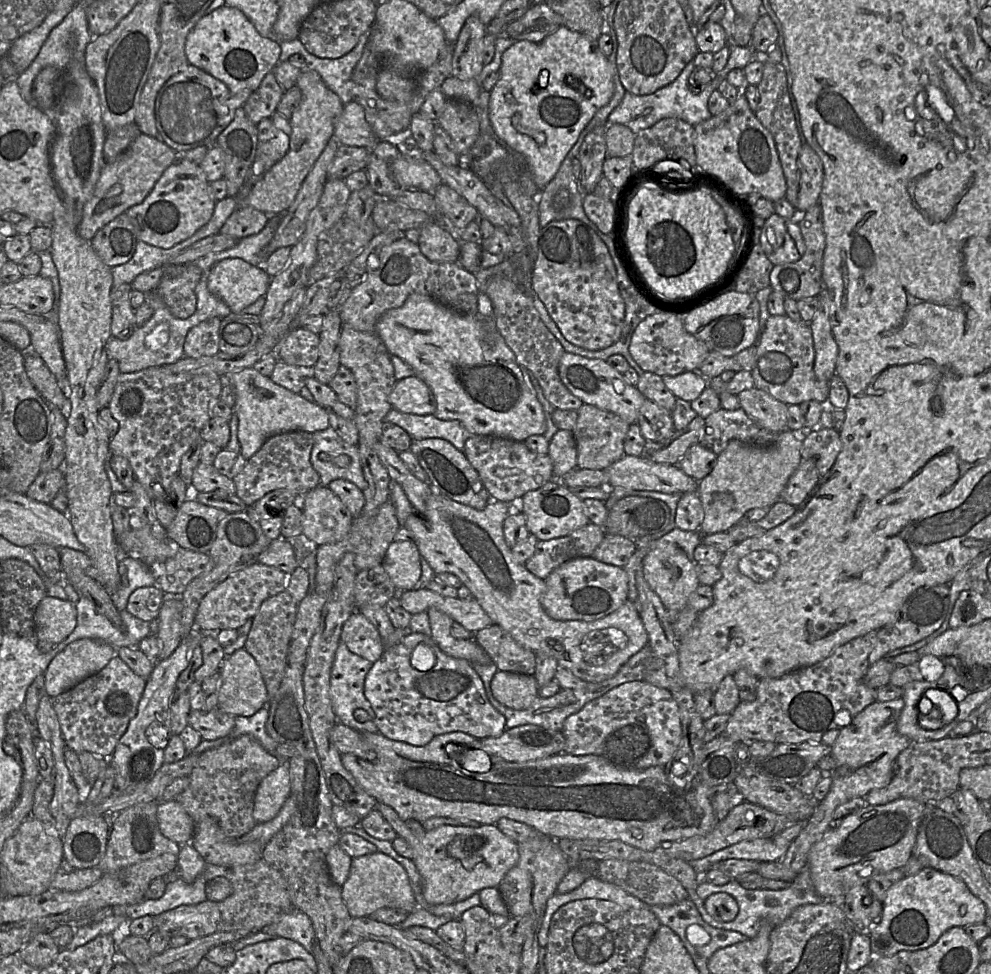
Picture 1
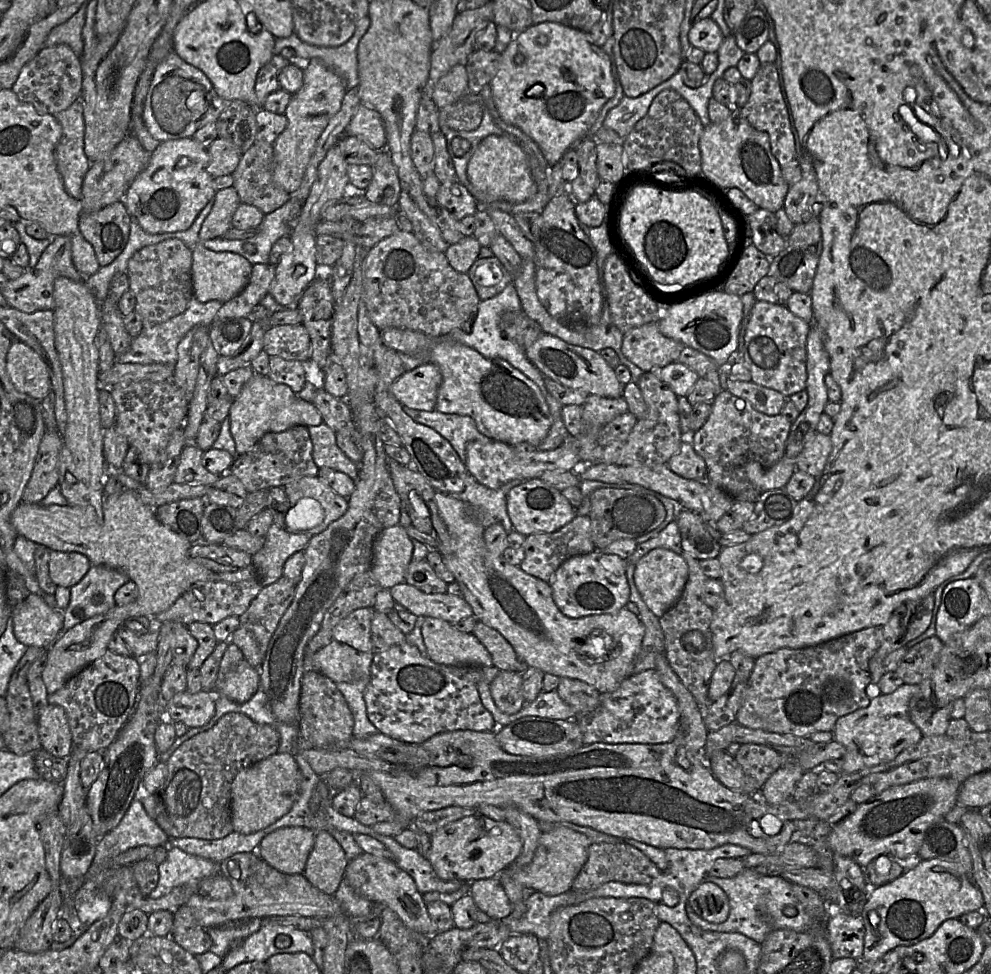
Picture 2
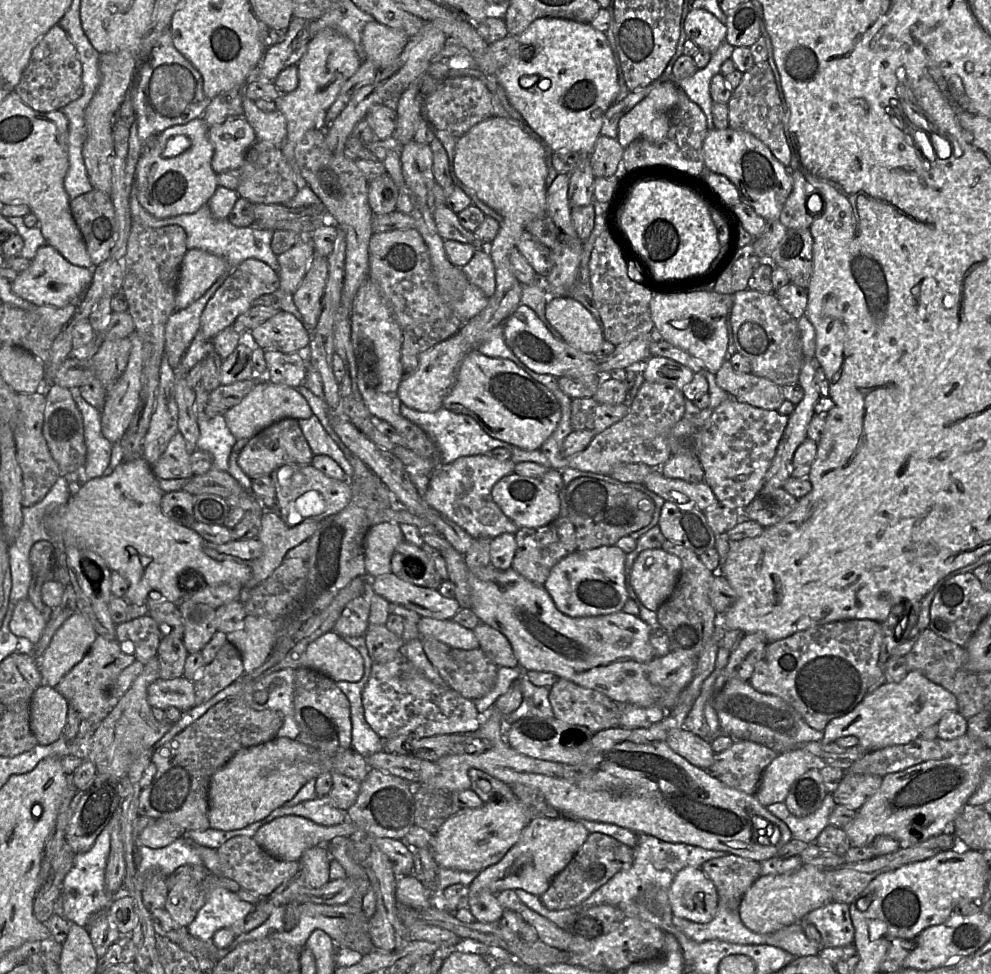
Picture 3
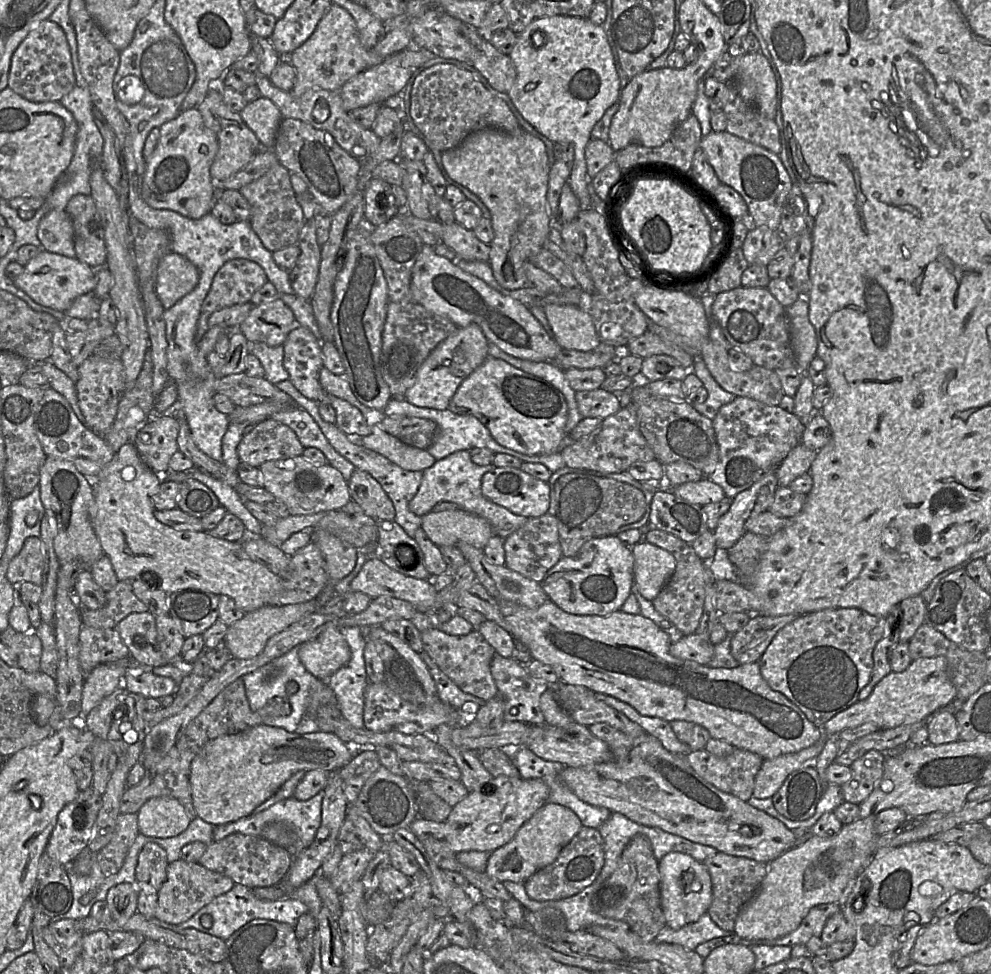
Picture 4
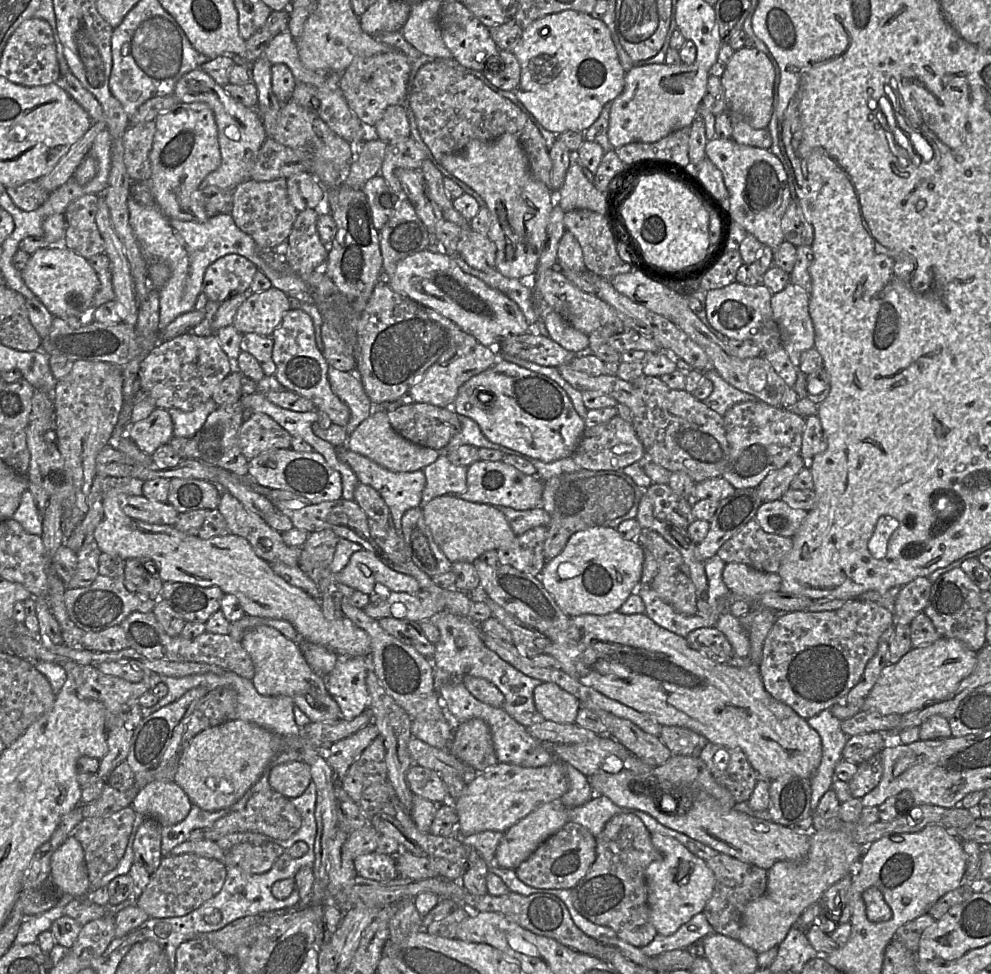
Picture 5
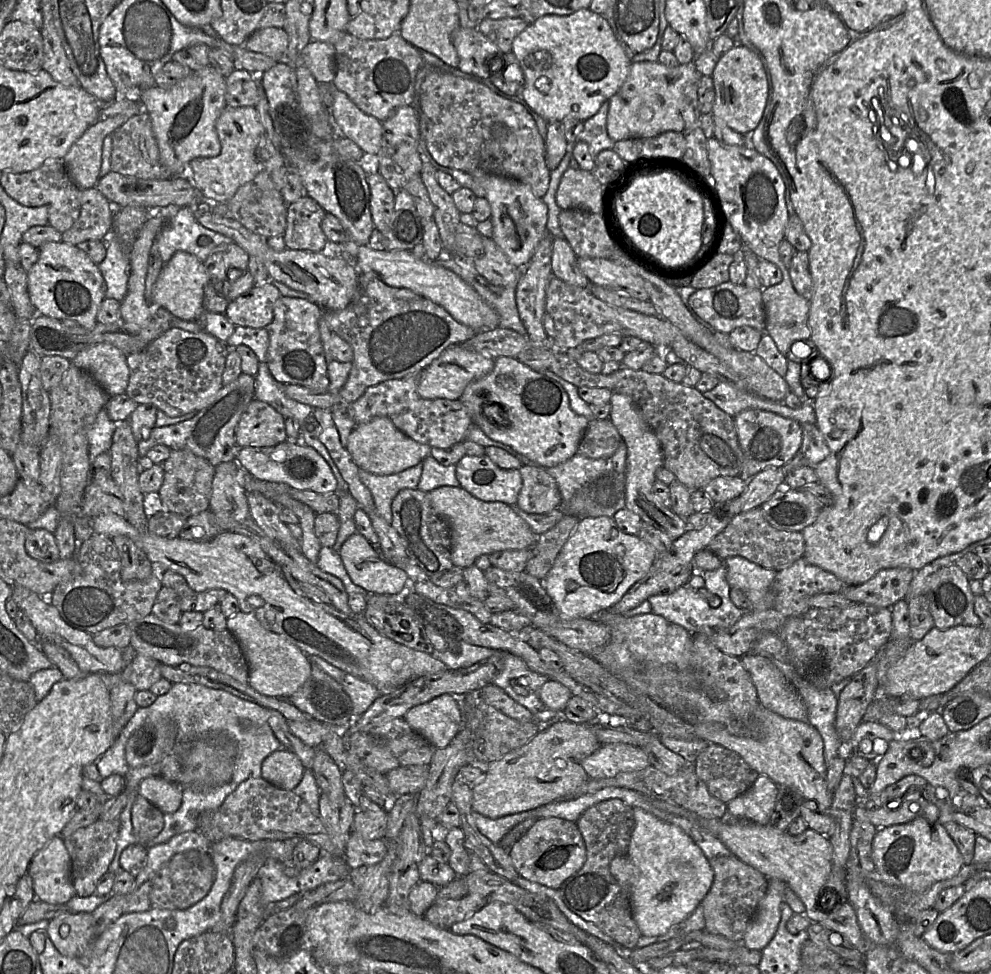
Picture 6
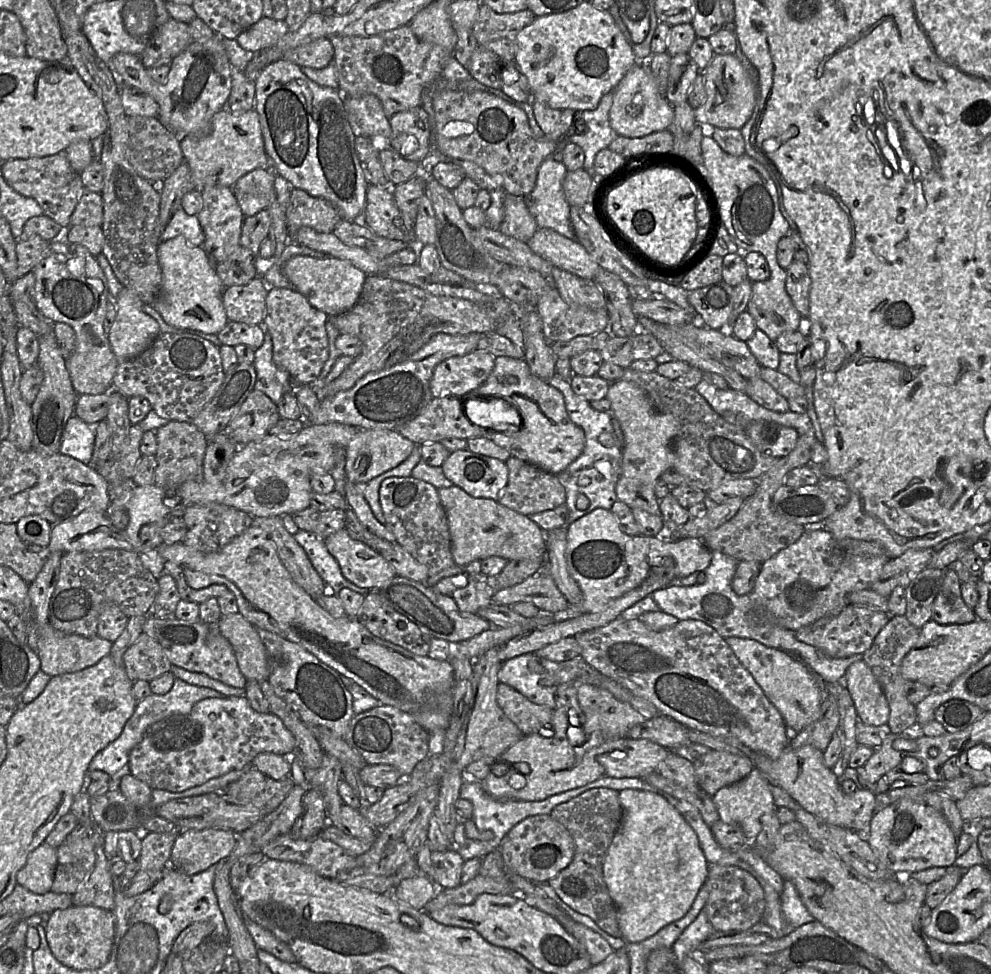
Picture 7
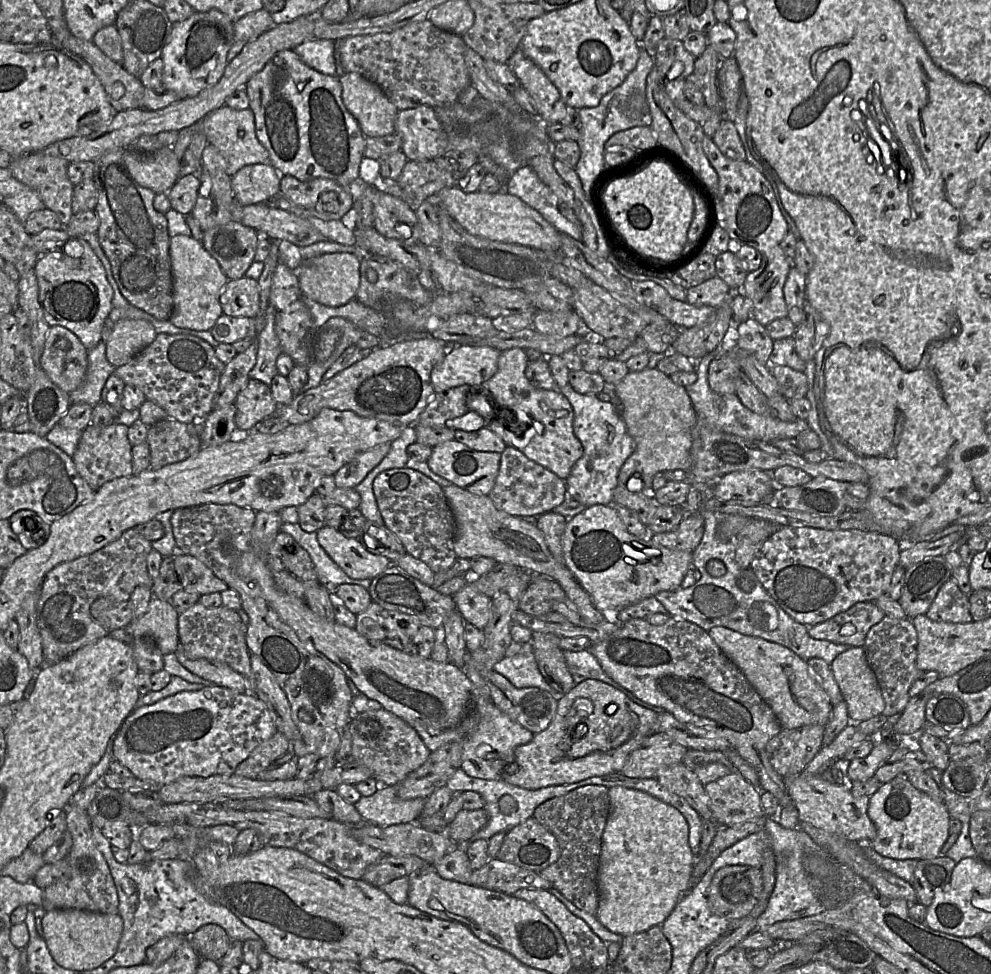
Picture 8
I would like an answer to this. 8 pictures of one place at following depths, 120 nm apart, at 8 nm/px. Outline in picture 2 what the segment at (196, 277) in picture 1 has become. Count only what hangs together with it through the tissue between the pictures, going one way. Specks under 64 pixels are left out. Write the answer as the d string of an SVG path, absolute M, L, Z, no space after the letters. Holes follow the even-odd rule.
M170 238L159 243L145 246L135 252L128 261L127 276L129 290L134 294L136 304L134 312L138 313L143 328L150 328L183 313L193 297L192 250L180 239Z

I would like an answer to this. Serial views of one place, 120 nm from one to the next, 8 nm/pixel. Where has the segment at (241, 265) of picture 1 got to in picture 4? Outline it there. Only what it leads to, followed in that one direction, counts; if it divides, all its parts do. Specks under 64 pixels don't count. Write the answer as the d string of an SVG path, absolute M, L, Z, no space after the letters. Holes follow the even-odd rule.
M170 252L158 265L155 293L164 310L170 309L192 292L198 282L197 267L186 257Z

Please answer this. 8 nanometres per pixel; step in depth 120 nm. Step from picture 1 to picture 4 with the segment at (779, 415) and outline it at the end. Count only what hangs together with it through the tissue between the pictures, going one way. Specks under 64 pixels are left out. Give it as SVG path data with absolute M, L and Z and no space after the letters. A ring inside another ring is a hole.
M709 339L702 346L701 359L715 381L735 396L779 406L785 395L775 371L756 365L748 371L735 371L729 362L728 351L716 341Z

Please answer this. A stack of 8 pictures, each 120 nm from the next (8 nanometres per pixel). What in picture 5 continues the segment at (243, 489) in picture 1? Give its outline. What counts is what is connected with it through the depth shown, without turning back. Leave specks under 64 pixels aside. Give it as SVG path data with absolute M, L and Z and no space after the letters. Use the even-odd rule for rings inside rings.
M263 413L250 415L238 431L239 447L247 460L269 450L291 448L292 438L287 430Z

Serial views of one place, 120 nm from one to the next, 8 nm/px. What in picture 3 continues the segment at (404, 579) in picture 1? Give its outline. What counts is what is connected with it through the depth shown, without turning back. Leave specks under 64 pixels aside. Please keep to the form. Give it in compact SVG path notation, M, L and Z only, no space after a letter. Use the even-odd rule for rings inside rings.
M397 522L378 523L368 530L364 539L364 555L369 579L392 572L392 555L404 540L404 534Z

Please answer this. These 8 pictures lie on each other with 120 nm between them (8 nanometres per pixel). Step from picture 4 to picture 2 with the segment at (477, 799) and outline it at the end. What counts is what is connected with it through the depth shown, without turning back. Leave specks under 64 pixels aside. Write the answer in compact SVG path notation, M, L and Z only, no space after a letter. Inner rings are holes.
M479 813L453 821L431 835L427 860L436 875L444 881L471 883L480 879L497 878L519 856L522 840L506 821L495 821Z

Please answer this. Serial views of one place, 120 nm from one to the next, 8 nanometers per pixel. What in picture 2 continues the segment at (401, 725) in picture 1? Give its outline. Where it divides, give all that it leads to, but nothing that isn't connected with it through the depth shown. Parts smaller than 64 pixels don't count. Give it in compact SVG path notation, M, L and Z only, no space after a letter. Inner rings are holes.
M406 641L374 652L364 701L368 719L378 733L408 744L422 744L446 732L488 732L498 728L481 702L476 684L454 673L451 666L433 662Z

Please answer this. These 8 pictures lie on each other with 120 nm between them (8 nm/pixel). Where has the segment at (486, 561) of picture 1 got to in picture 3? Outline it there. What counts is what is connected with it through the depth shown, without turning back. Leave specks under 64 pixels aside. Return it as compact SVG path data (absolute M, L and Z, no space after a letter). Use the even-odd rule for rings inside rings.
M492 565L473 568L468 571L468 580L471 588L470 609L478 616L481 622L484 622L490 625L491 627L497 629L507 637L512 646L514 654L519 662L519 666L521 667L522 670L527 672L528 671L552 672L556 674L558 677L569 680L577 685L597 690L602 694L606 695L607 697L609 697L615 703L620 705L630 704L643 708L660 706L666 709L667 711L670 711L673 708L673 707L666 708L664 705L664 697L666 695L666 691L661 687L652 684L648 679L647 667L656 656L654 654L654 649L650 643L650 627L639 616L634 616L632 614L625 613L624 611L621 610L616 613L598 616L570 617L568 615L563 614L557 609L555 603L553 602L551 596L544 588L544 586L531 582L530 580L526 579L525 577L517 573L512 568L501 570L493 567Z

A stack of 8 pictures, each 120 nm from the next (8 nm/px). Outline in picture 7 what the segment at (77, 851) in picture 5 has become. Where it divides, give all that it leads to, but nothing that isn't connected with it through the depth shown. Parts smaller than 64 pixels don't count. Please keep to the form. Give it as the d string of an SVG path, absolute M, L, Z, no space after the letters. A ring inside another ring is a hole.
M43 843L34 849L25 865L17 872L17 884L36 893L51 891L57 866L57 848Z

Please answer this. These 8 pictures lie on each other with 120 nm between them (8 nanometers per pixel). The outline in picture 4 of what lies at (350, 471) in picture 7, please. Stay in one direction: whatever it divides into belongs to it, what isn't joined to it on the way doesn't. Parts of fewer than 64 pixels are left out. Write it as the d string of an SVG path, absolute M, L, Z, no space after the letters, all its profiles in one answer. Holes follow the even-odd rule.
M377 425L369 435L358 439L365 448L372 450L407 471L423 471L436 459L426 450L407 445Z

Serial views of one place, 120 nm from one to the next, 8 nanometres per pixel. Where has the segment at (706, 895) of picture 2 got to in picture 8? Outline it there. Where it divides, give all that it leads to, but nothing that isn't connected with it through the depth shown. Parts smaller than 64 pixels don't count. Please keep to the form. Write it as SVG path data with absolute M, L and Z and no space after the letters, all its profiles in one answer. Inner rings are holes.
M622 786L609 788L610 812L602 836L597 884L597 919L610 931L627 936L659 925L691 889L696 856L689 846L689 827L673 806Z

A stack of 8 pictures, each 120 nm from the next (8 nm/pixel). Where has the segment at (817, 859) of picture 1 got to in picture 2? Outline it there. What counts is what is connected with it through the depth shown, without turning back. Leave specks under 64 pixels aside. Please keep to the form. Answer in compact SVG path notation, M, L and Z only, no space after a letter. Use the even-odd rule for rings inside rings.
M927 778L890 787L831 827L828 844L834 853L853 859L861 868L880 855L909 861L918 855L929 827L957 804L960 785L947 778Z

